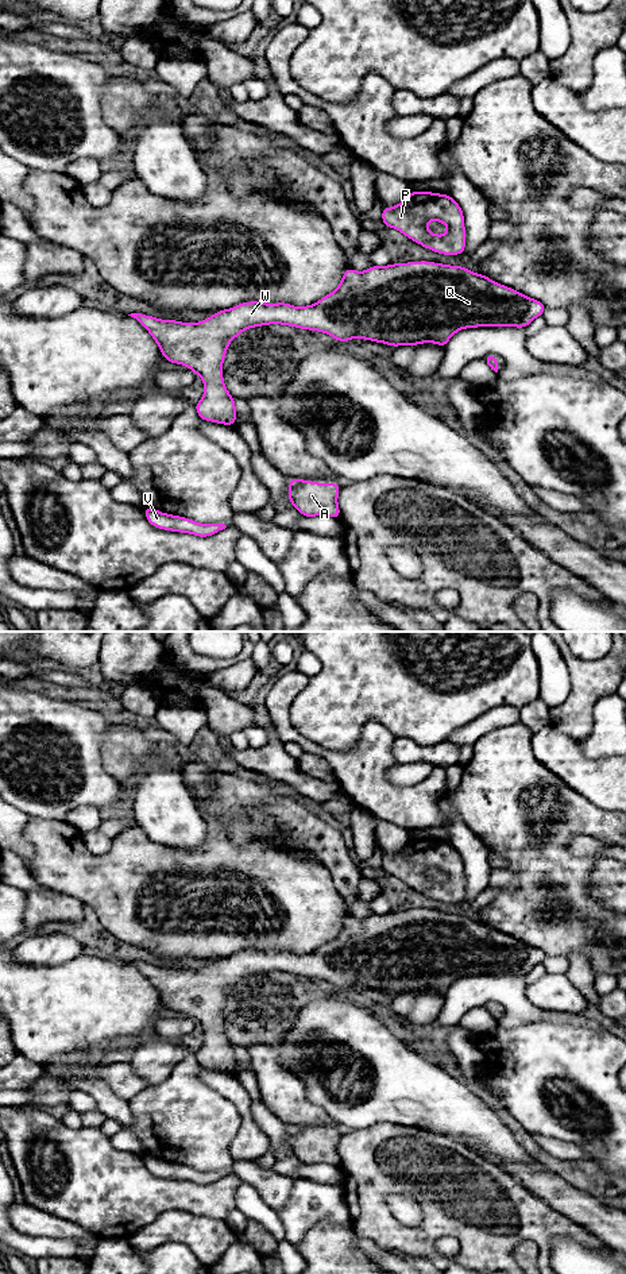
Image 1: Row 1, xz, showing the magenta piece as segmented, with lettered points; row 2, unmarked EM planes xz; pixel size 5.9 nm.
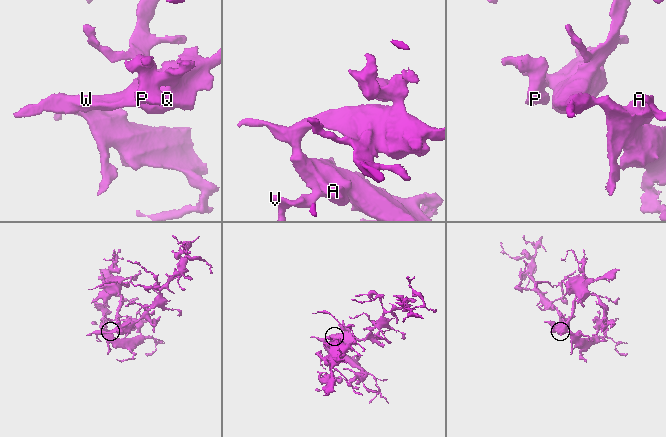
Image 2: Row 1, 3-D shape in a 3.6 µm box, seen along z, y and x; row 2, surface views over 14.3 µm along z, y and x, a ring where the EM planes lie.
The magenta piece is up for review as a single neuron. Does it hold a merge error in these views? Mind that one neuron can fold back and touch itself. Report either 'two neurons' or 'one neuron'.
one neuron

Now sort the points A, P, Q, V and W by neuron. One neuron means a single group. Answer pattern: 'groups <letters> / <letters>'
groups A P Q V W

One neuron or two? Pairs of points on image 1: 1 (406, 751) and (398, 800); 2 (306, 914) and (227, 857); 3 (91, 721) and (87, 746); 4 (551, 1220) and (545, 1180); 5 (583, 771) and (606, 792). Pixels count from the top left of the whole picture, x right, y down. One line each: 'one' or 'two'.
1: two
2: one
3: one
4: two
5: one

